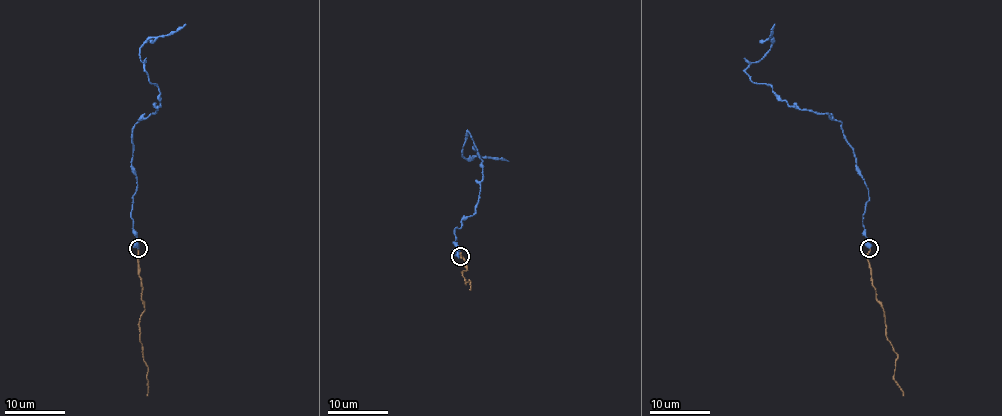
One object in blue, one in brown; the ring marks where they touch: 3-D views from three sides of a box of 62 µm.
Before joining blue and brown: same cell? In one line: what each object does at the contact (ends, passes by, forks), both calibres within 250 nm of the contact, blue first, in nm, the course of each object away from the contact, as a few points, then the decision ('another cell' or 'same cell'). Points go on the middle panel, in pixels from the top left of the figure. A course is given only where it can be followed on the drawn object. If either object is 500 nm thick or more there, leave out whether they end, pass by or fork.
blue passes by | brown ends | 400/160 nm | blue via (460, 255), (455, 228), (475, 212), (482, 177), (467, 132), (463, 156), (508, 161) | brown via (460, 255), (467, 269), (461, 272), (466, 284), (470, 281), (469, 290) | same cell

